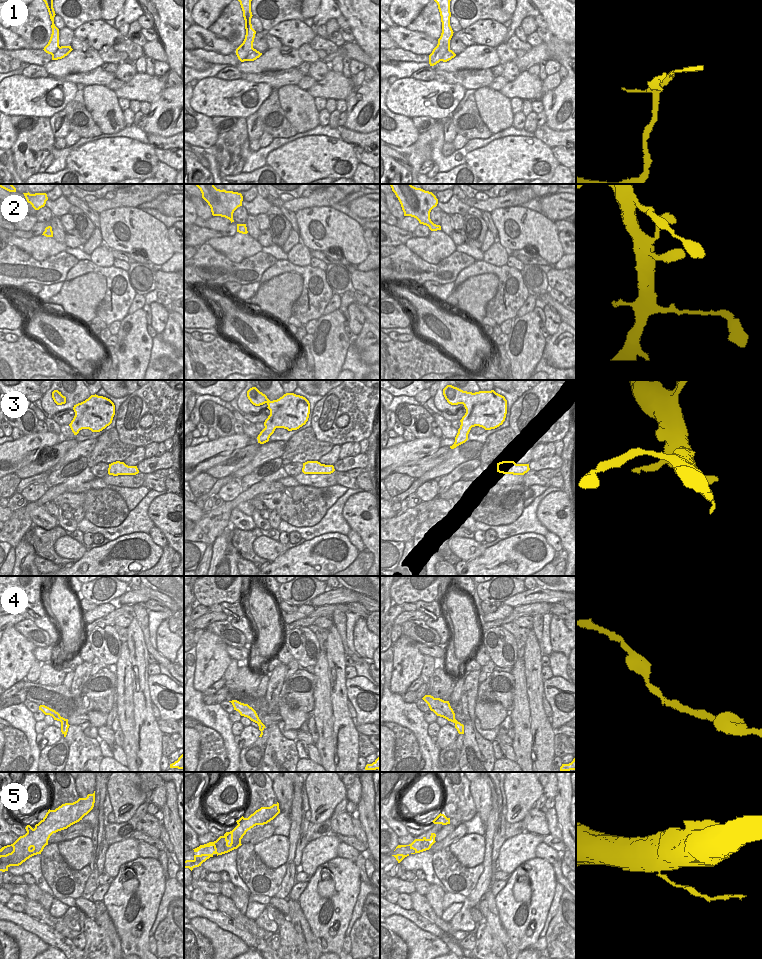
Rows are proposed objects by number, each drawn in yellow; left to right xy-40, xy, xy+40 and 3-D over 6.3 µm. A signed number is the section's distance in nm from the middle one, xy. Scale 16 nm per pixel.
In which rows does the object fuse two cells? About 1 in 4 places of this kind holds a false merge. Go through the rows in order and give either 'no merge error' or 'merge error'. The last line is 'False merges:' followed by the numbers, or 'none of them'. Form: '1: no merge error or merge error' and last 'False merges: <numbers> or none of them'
1: merge error
2: no merge error
3: no merge error
4: no merge error
5: merge error
False merges: 1, 5

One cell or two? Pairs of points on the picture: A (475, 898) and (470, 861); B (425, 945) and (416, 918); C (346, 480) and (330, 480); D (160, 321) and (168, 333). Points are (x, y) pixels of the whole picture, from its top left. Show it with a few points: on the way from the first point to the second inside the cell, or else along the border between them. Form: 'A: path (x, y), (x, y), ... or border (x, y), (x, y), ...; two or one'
A: border (485, 840), (485, 854), (481, 863); two
B: border (399, 914), (439, 938); two
C: border (335, 471), (337, 483); two
D: border (169, 315), (165, 328), (160, 333); two

